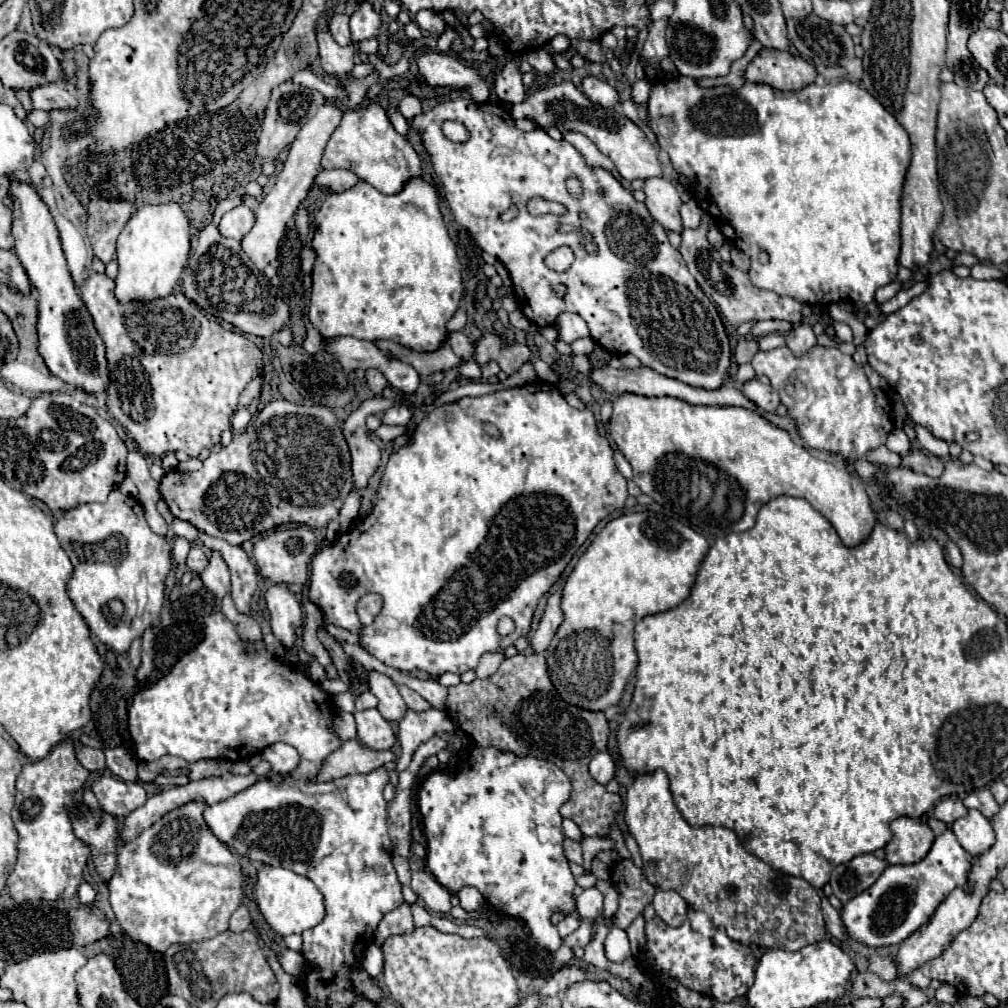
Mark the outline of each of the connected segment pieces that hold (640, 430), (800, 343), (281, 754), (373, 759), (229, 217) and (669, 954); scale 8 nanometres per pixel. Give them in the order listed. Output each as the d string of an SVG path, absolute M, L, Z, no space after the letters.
M621 394L613 402L609 434L631 464L633 480L641 492L709 538L725 538L731 532L745 532L753 528L759 508L783 494L805 498L833 524L841 542L849 548L863 544L877 524L877 512L871 498L855 474L839 464L817 458L807 448L793 442L789 432L769 424L755 410L733 406L691 406L671 396L647 398Z
M799 324L799 326L795 326L795 328L785 336L785 340L787 340L787 348L789 348L793 354L797 354L797 356L807 354L807 352L817 344L817 338L815 338L815 334L813 334L813 330L811 330L809 324Z
M283 742L267 746L261 752L261 756L271 762L271 770L275 770L275 772L291 772L299 766L297 750L289 744L283 744Z
M349 740L325 758L315 780L331 782L333 778L343 778L343 776L355 774L355 772L367 774L367 772L377 770L385 762L393 762L393 760L395 760L395 754L391 750L375 752L375 750L363 748L357 740Z
M237 206L227 212L219 222L219 232L225 238L241 240L255 224L255 214L247 206Z
M687 912L685 922L679 928L667 926L659 916L645 926L647 932L647 956L653 960L649 976L659 982L661 976L671 976L679 980L689 990L717 998L721 1002L731 1002L751 988L755 980L755 956L751 946L733 942L723 928L713 928L703 912Z

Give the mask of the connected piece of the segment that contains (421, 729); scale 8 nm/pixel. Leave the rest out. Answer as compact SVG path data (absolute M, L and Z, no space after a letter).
M435 708L427 712L407 710L403 722L399 724L399 742L401 742L403 754L396 762L397 770L389 771L390 783L398 784L398 772L403 772L409 766L413 752L417 750L419 744L427 742L435 734L457 732L457 730L459 730L457 724L453 724L453 720L445 710L435 710Z

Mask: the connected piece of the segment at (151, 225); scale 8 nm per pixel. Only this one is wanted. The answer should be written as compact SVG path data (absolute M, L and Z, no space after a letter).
M179 204L139 208L117 238L119 274L115 278L115 298L119 302L153 302L153 298L169 296L179 284L189 248L189 220Z

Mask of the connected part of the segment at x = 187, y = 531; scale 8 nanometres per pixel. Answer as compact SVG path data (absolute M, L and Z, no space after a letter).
M175 518L173 524L171 524L171 530L173 530L173 534L179 536L179 538L185 538L185 540L189 540L189 542L195 542L195 532L197 532L197 528L191 526L189 522Z

